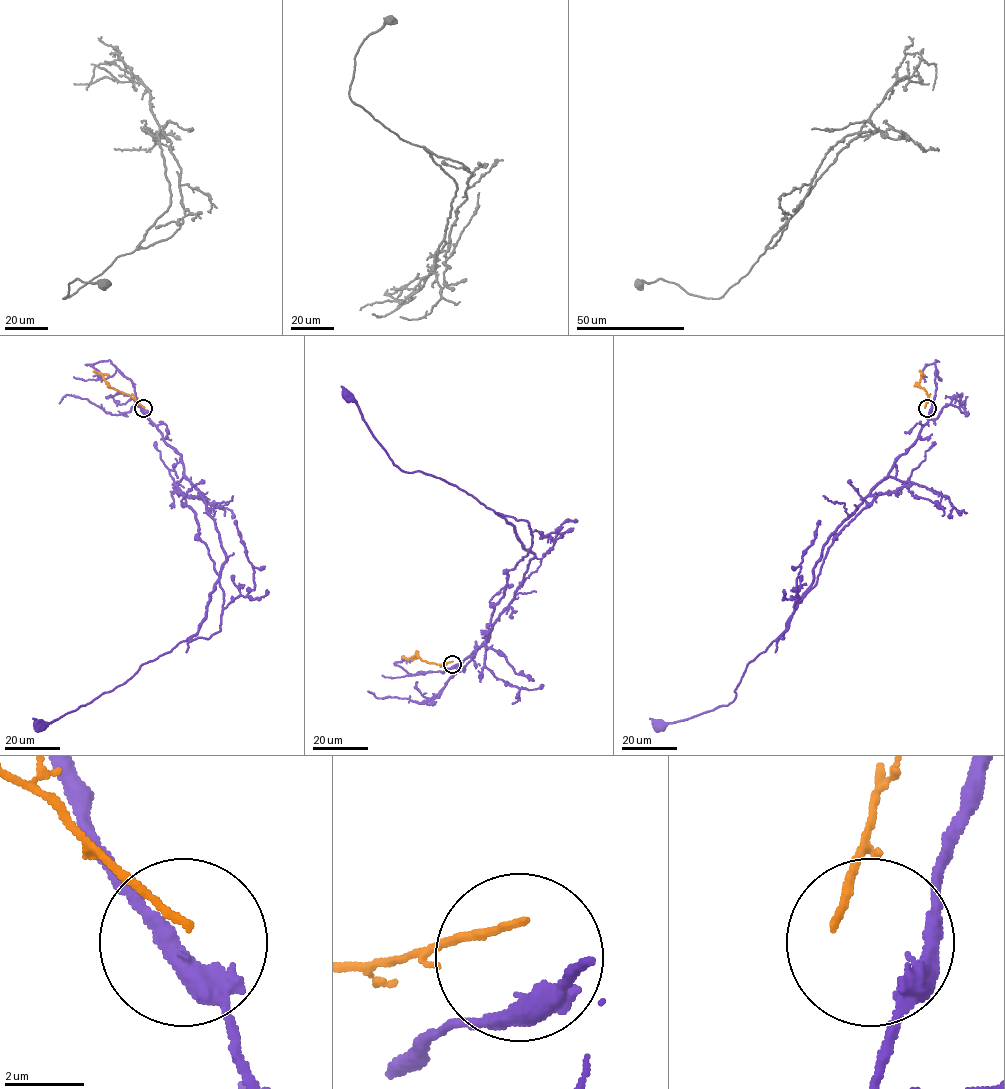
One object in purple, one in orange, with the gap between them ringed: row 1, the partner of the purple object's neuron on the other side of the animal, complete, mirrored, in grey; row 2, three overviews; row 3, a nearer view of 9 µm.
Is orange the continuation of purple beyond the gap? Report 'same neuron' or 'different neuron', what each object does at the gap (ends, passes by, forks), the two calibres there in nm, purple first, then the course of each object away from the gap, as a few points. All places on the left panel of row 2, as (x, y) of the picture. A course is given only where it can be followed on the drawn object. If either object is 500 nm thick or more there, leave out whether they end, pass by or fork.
different neuron; purple passes by; orange ends there; 300 nm thick on the purple side, 190 nm on the other; purple runs (143, 409), (180, 454), (183, 475), (214, 520), (226, 562), (195, 634), (140, 666), (124, 683), (40, 729); orange runs (144, 407), (129, 395), (114, 389), (100, 374), (93, 371)

